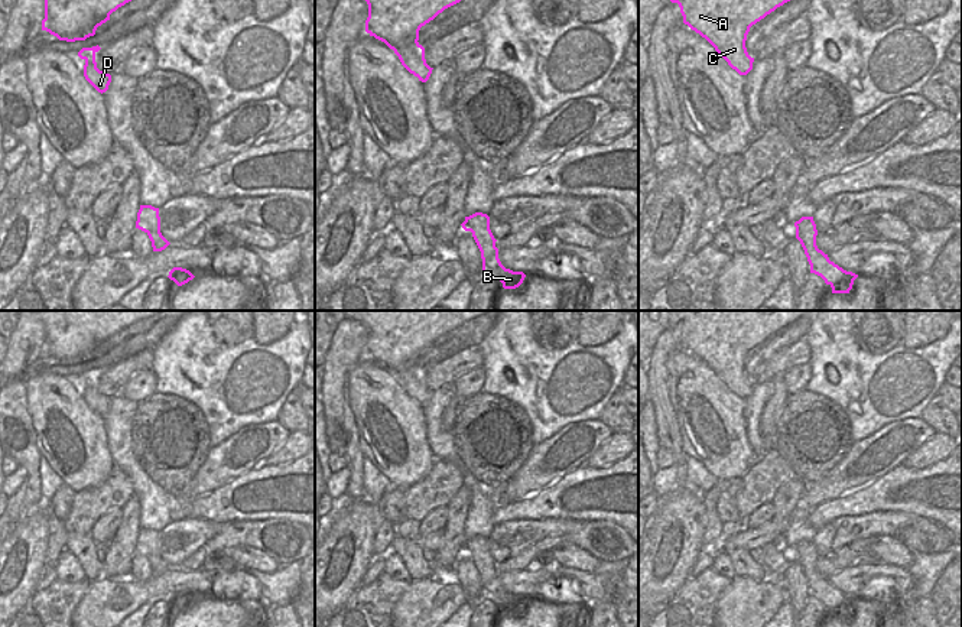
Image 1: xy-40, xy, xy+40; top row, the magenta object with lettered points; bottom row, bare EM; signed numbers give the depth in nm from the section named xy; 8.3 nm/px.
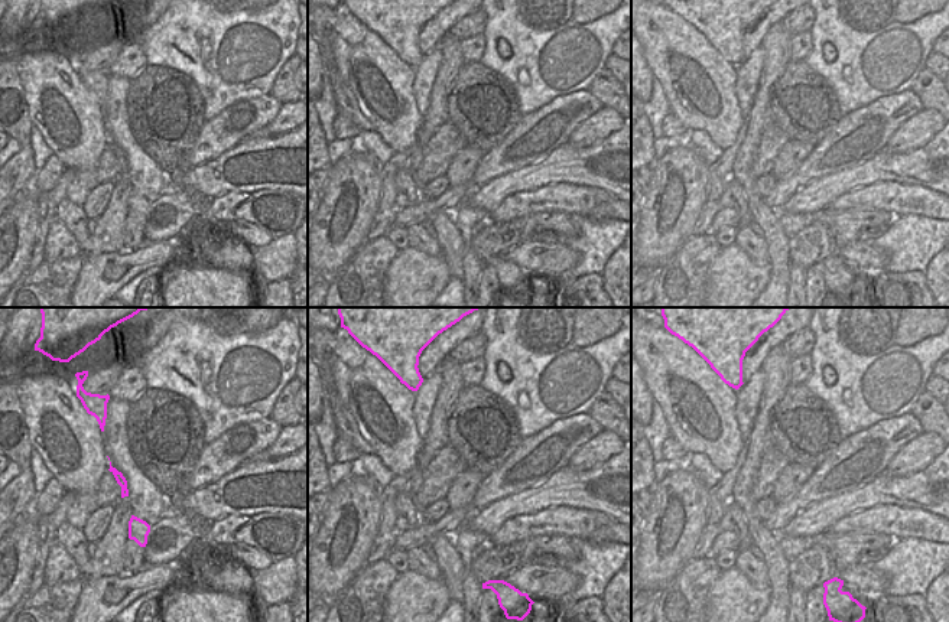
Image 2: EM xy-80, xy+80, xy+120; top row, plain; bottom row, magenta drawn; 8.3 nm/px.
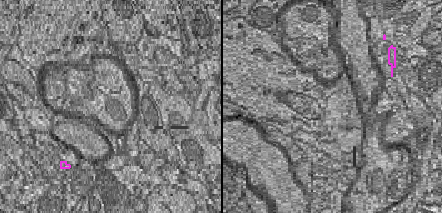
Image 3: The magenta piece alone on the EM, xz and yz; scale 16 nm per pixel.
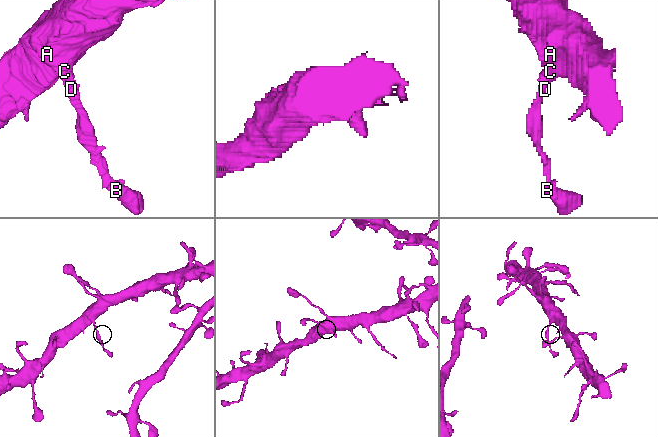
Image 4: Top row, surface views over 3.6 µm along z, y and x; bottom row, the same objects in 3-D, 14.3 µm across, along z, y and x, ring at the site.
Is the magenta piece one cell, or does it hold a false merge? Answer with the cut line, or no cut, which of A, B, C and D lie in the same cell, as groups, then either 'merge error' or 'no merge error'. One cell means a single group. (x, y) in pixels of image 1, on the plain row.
no cut | A B C D | no merge error

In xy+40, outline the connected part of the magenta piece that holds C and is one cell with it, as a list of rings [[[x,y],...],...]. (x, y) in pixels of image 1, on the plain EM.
[[[669,311],[683,347],[705,361],[740,399],[753,393],[745,371],[750,351],[815,311]]]

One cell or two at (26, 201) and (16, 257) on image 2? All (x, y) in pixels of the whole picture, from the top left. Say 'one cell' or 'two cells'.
one cell

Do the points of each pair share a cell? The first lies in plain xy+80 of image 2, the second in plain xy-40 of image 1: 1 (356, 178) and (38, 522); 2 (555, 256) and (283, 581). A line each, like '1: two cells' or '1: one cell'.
1: one cell
2: one cell

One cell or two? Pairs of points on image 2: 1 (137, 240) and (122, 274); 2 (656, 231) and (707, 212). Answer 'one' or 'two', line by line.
1: two
2: two

